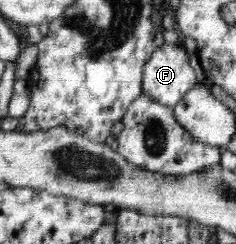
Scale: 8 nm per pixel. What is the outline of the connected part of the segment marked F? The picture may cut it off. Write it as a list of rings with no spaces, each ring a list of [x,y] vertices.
[[[164,43],[146,61],[142,75],[142,94],[161,105],[171,108],[197,86],[195,70],[189,64],[187,50],[182,45]]]

